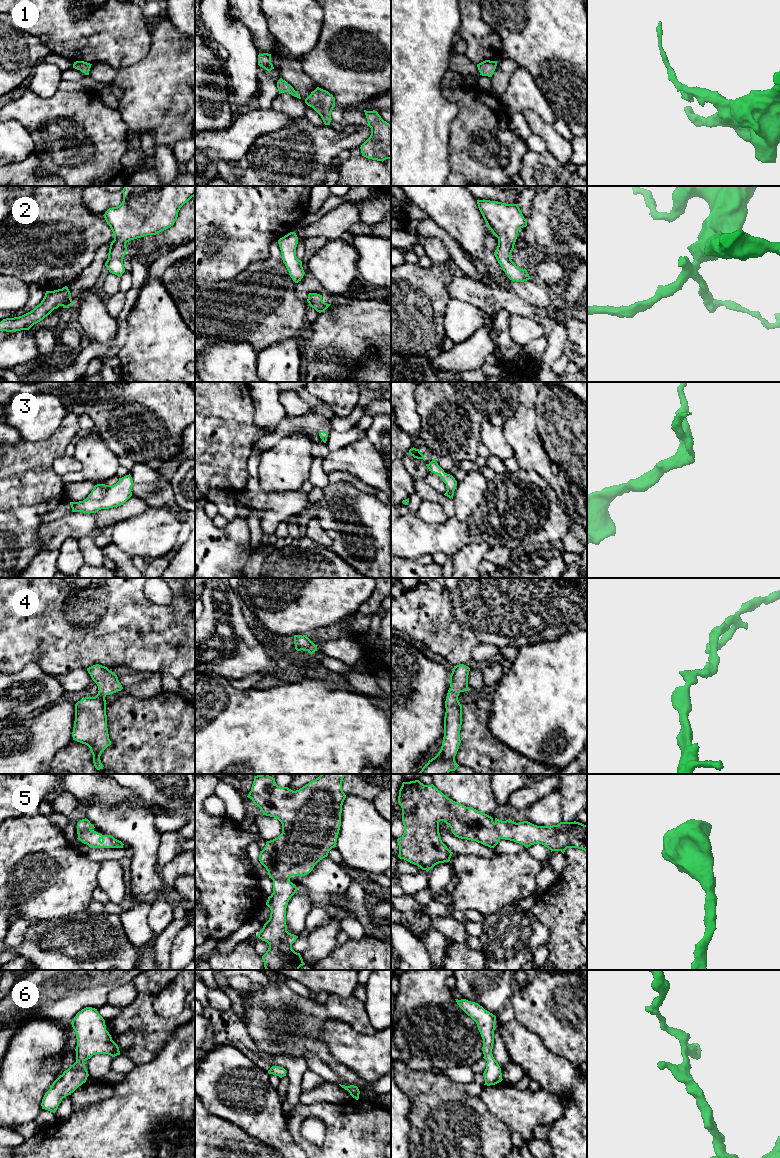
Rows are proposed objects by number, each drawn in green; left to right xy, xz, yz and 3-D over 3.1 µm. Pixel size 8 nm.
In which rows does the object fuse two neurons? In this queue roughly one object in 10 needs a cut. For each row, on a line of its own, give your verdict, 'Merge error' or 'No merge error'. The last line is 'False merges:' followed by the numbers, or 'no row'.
1: No merge error
2: No merge error
3: No merge error
4: No merge error
5: No merge error
6: No merge error
False merges: no row

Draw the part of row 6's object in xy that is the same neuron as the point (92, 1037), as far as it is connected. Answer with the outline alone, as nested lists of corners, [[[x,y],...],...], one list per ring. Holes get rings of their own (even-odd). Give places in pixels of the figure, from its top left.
[[[86,1007],[71,1022],[76,1033],[76,1062],[63,1072],[51,1085],[42,1099],[42,1109],[53,1113],[62,1099],[71,1095],[89,1076],[85,1061],[96,1054],[120,1055],[118,1045],[106,1030],[105,1020],[97,1009]]]

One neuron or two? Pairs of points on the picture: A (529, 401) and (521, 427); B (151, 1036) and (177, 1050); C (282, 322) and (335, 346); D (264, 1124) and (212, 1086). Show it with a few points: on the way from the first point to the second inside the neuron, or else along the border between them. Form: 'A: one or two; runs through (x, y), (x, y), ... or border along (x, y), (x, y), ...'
A: two; border along (520, 402), (534, 409)
B: two; border along (180, 1025), (171, 1033), (167, 1041), (150, 1061)
C: two; border along (307, 323), (293, 337)
D: one; runs through (252, 1112), (252, 1109), (247, 1104), (226, 1086)

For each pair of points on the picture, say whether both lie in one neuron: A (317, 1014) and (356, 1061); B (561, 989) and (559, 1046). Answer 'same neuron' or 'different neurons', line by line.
A: different neurons
B: same neuron

